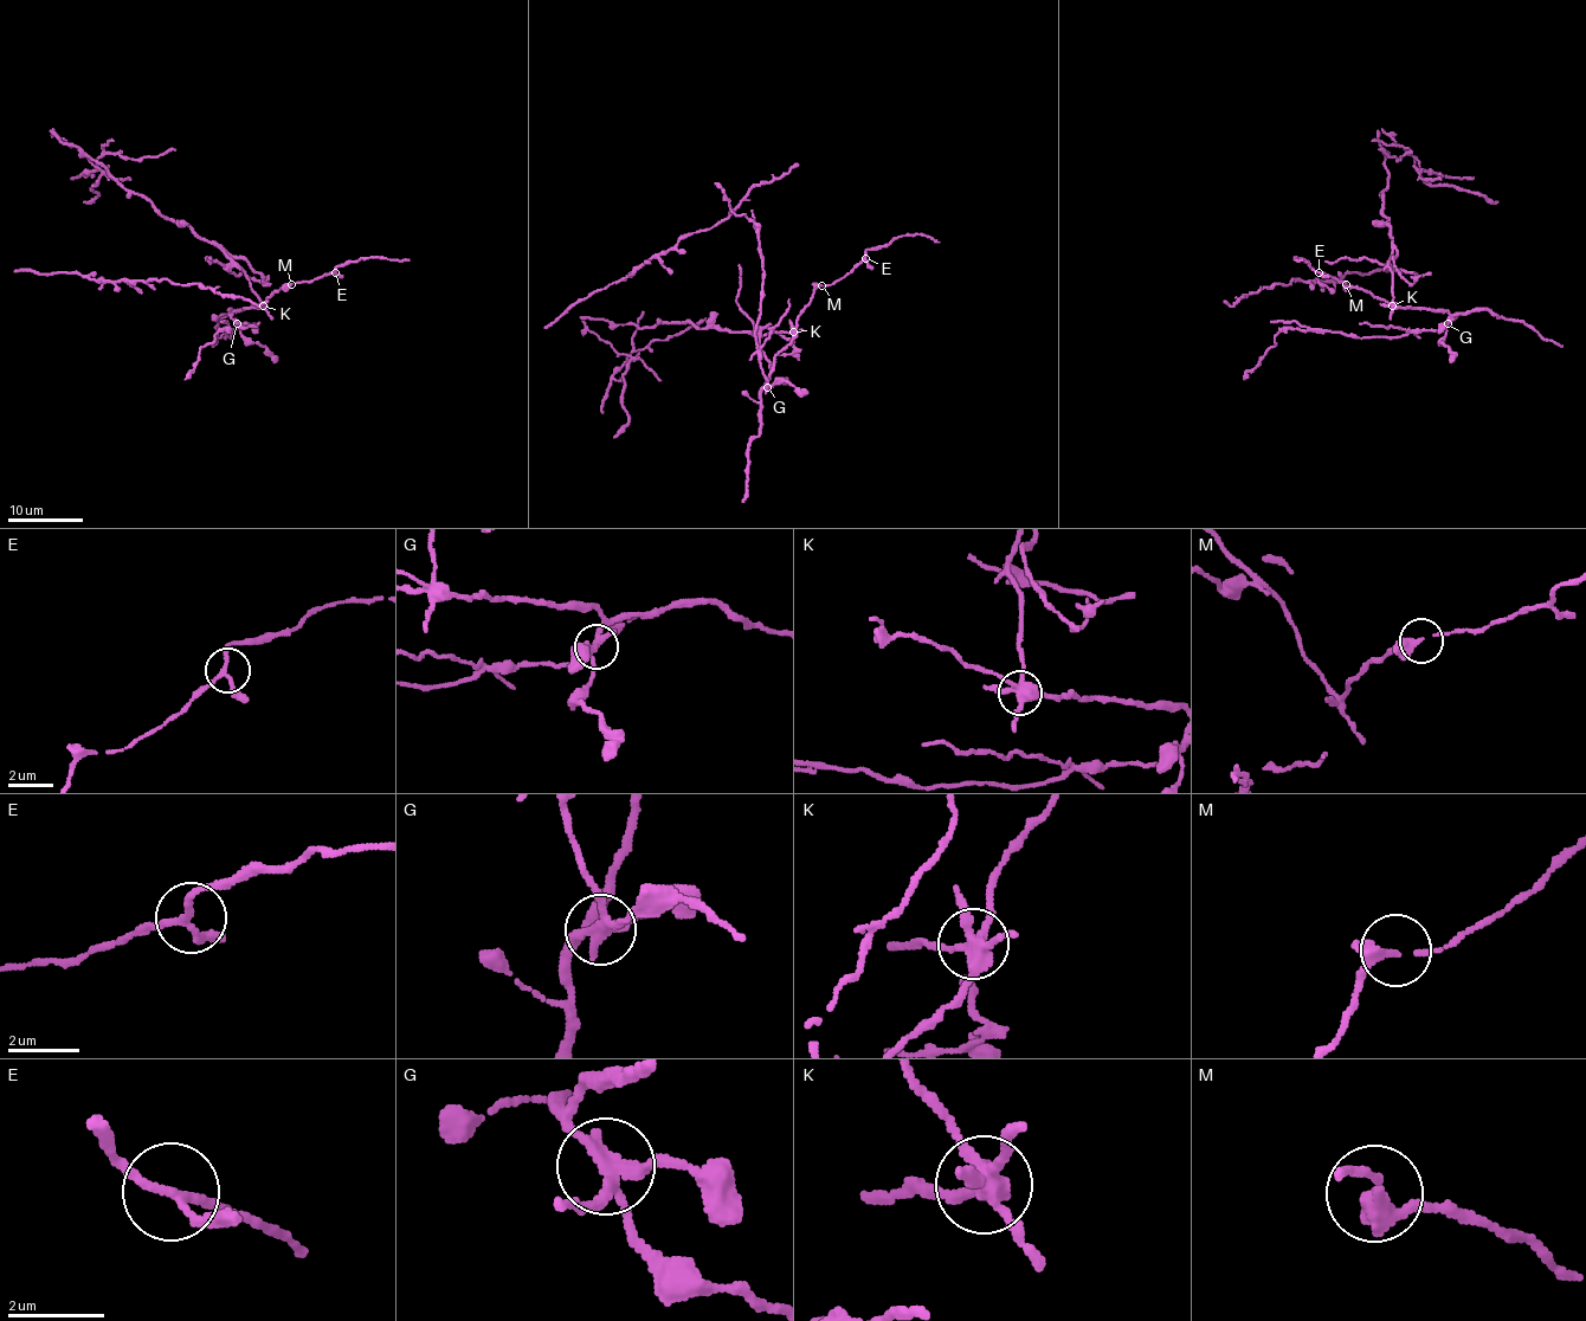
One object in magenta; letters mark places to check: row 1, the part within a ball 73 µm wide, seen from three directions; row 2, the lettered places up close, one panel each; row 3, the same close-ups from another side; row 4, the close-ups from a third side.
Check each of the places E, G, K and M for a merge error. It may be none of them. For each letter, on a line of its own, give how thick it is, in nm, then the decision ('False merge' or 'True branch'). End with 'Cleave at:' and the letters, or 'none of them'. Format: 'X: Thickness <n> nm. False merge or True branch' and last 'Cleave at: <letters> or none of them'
E: Thickness 160 nm. True branch
G: Thickness 260 nm. False merge
K: Thickness 400 nm. False merge
M: Thickness 240 nm. True branch
Cleave at: G, K

